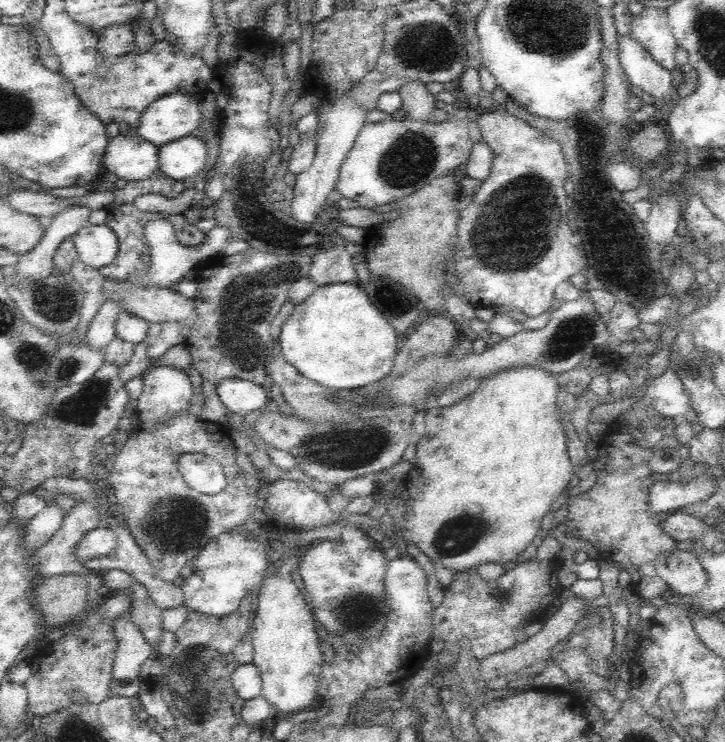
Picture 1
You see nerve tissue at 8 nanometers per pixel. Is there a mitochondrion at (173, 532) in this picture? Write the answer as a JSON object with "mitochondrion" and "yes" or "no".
{"mitochondrion":"yes"}

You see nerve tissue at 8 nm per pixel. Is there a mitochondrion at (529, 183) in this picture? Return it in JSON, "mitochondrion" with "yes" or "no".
{"mitochondrion":"yes"}

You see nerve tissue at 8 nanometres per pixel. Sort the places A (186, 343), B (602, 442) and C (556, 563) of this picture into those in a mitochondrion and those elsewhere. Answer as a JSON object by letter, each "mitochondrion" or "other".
{"A":"other","B":"other","C":"other"}

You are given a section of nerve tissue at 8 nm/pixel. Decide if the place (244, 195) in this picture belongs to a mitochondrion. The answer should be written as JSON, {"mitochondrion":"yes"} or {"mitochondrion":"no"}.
{"mitochondrion":"yes"}

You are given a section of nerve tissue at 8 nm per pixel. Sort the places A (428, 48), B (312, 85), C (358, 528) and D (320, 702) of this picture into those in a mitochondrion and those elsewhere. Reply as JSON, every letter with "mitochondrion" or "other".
{"A":"mitochondrion","B":"other","C":"other","D":"other"}

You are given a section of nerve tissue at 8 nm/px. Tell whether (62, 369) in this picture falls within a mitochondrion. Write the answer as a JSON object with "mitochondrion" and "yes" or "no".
{"mitochondrion":"yes"}

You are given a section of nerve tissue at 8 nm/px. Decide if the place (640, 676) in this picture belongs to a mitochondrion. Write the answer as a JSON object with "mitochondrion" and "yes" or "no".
{"mitochondrion":"no"}

